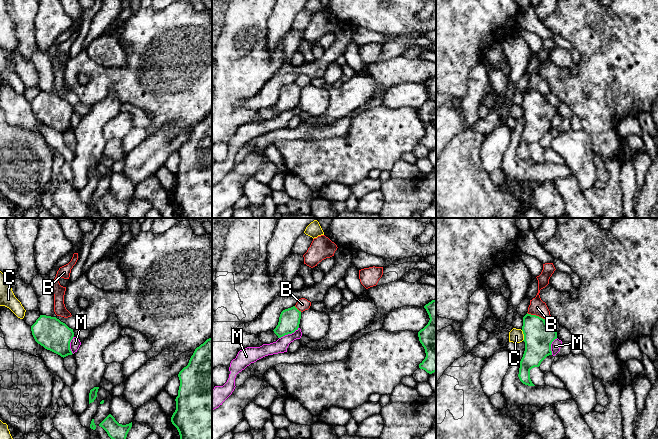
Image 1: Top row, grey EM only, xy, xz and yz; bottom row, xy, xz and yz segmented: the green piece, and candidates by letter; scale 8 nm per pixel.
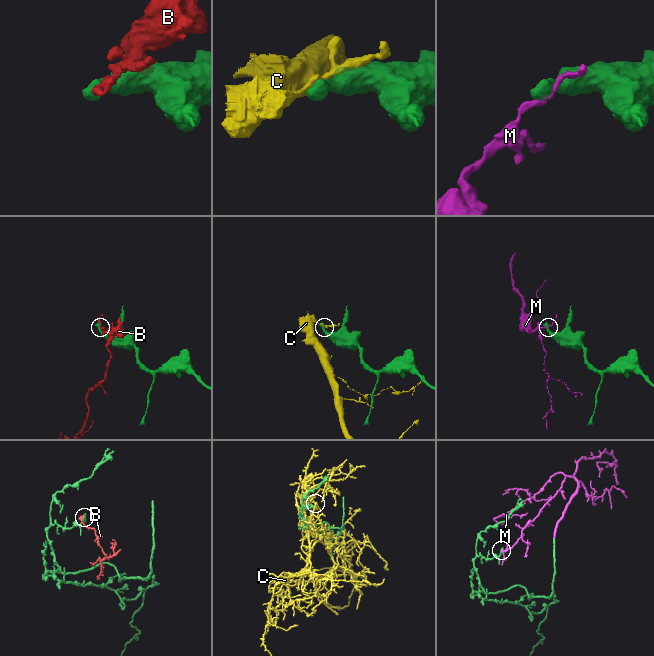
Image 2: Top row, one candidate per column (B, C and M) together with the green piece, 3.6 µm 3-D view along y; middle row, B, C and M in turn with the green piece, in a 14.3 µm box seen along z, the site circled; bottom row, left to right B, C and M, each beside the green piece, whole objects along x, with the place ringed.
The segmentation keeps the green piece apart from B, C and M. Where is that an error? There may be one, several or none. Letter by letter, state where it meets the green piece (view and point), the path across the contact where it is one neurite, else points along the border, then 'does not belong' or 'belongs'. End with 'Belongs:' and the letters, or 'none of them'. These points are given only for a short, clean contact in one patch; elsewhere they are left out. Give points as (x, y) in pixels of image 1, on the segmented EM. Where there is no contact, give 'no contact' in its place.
B: yz (535, 315) | does not belong
C: yz (524, 335) | along yz (521, 330), (523, 340) | does not belong
M: xz (288, 333) | belongs
Belongs: M

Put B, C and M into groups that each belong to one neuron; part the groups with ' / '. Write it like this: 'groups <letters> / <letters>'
groups B / C / M

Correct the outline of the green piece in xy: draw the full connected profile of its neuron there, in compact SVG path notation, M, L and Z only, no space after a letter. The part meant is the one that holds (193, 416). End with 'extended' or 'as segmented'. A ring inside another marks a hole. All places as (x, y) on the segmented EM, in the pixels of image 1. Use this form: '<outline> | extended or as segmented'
M212 337L197 347L189 363L178 374L180 386L176 397L176 410L171 417L180 439L212 439Z | as segmented

